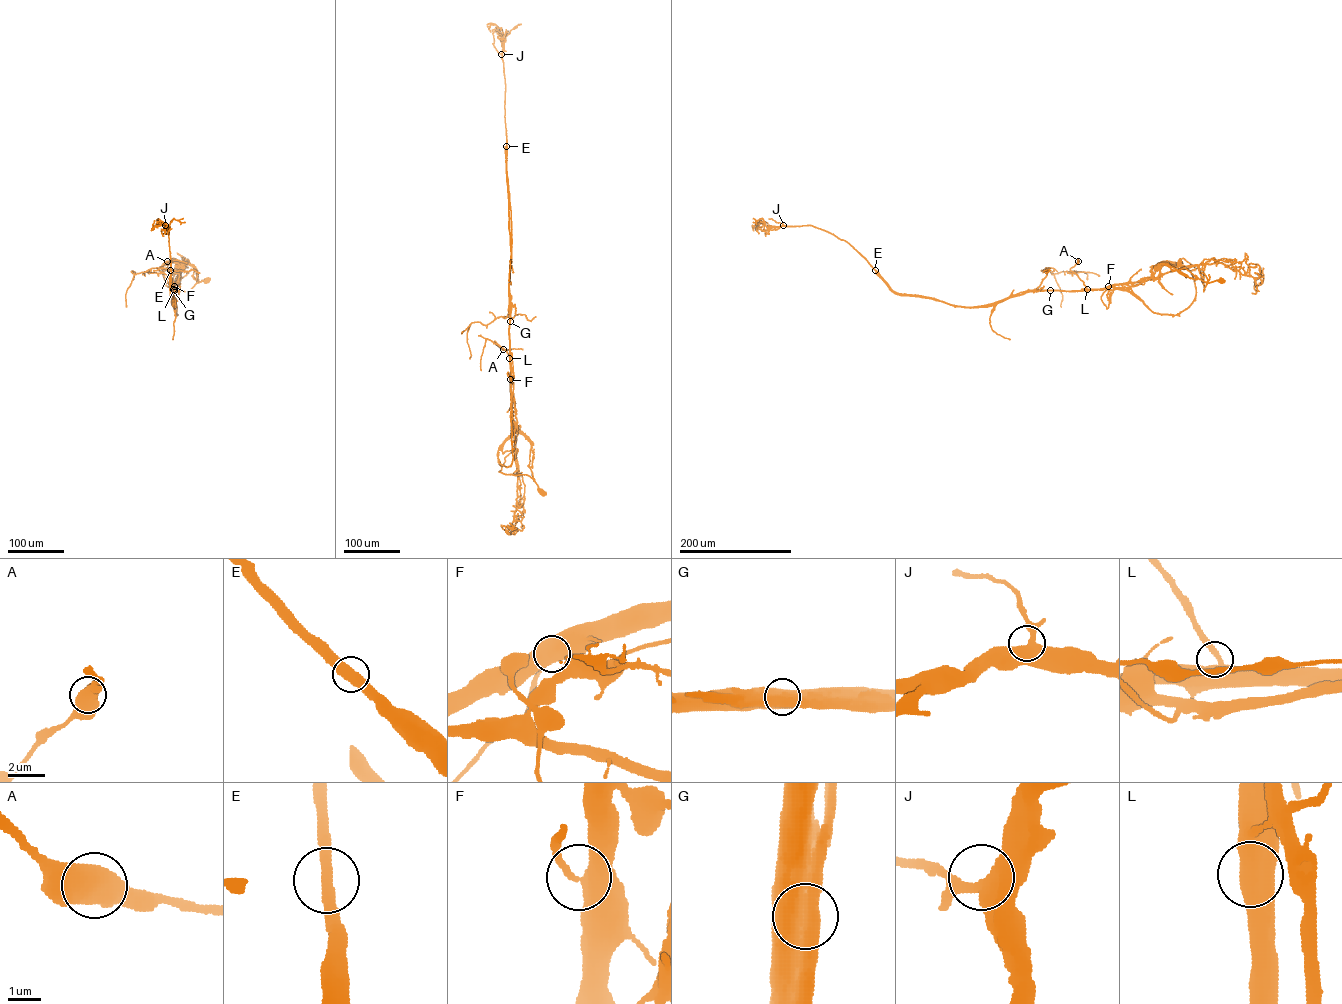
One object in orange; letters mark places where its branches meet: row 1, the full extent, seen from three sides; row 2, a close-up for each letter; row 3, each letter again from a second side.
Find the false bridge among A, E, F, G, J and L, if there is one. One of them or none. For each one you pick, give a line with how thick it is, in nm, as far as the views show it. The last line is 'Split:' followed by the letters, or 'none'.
G: Thickness 700 nm
Split: G

